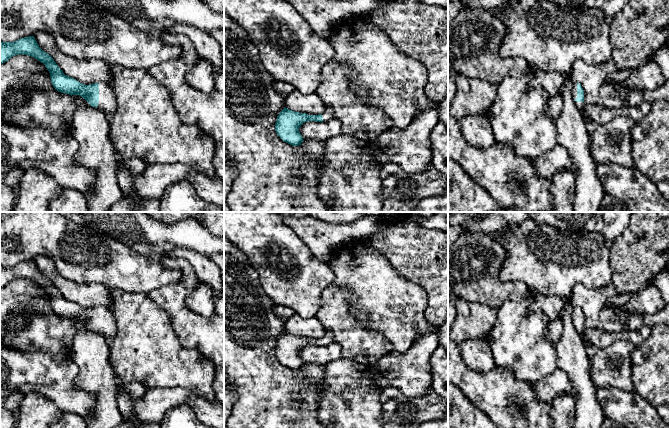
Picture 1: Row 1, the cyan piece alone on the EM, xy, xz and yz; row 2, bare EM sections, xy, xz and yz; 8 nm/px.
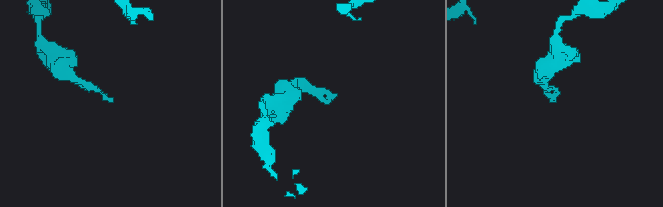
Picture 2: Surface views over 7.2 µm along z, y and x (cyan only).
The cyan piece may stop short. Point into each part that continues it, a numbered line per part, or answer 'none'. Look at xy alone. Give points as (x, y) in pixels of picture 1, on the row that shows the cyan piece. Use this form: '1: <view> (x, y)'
1: xy (107, 103)

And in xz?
1: xz (327, 115)

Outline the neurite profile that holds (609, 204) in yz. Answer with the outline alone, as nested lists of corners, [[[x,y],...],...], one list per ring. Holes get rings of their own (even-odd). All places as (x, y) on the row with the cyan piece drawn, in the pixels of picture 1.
[[[605,194],[599,212],[629,212],[629,209],[623,201]]]

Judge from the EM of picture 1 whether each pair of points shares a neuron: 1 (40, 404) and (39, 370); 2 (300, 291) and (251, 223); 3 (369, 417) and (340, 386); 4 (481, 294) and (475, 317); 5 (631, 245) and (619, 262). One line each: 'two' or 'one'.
1: two
2: one
3: one
4: two
5: one

